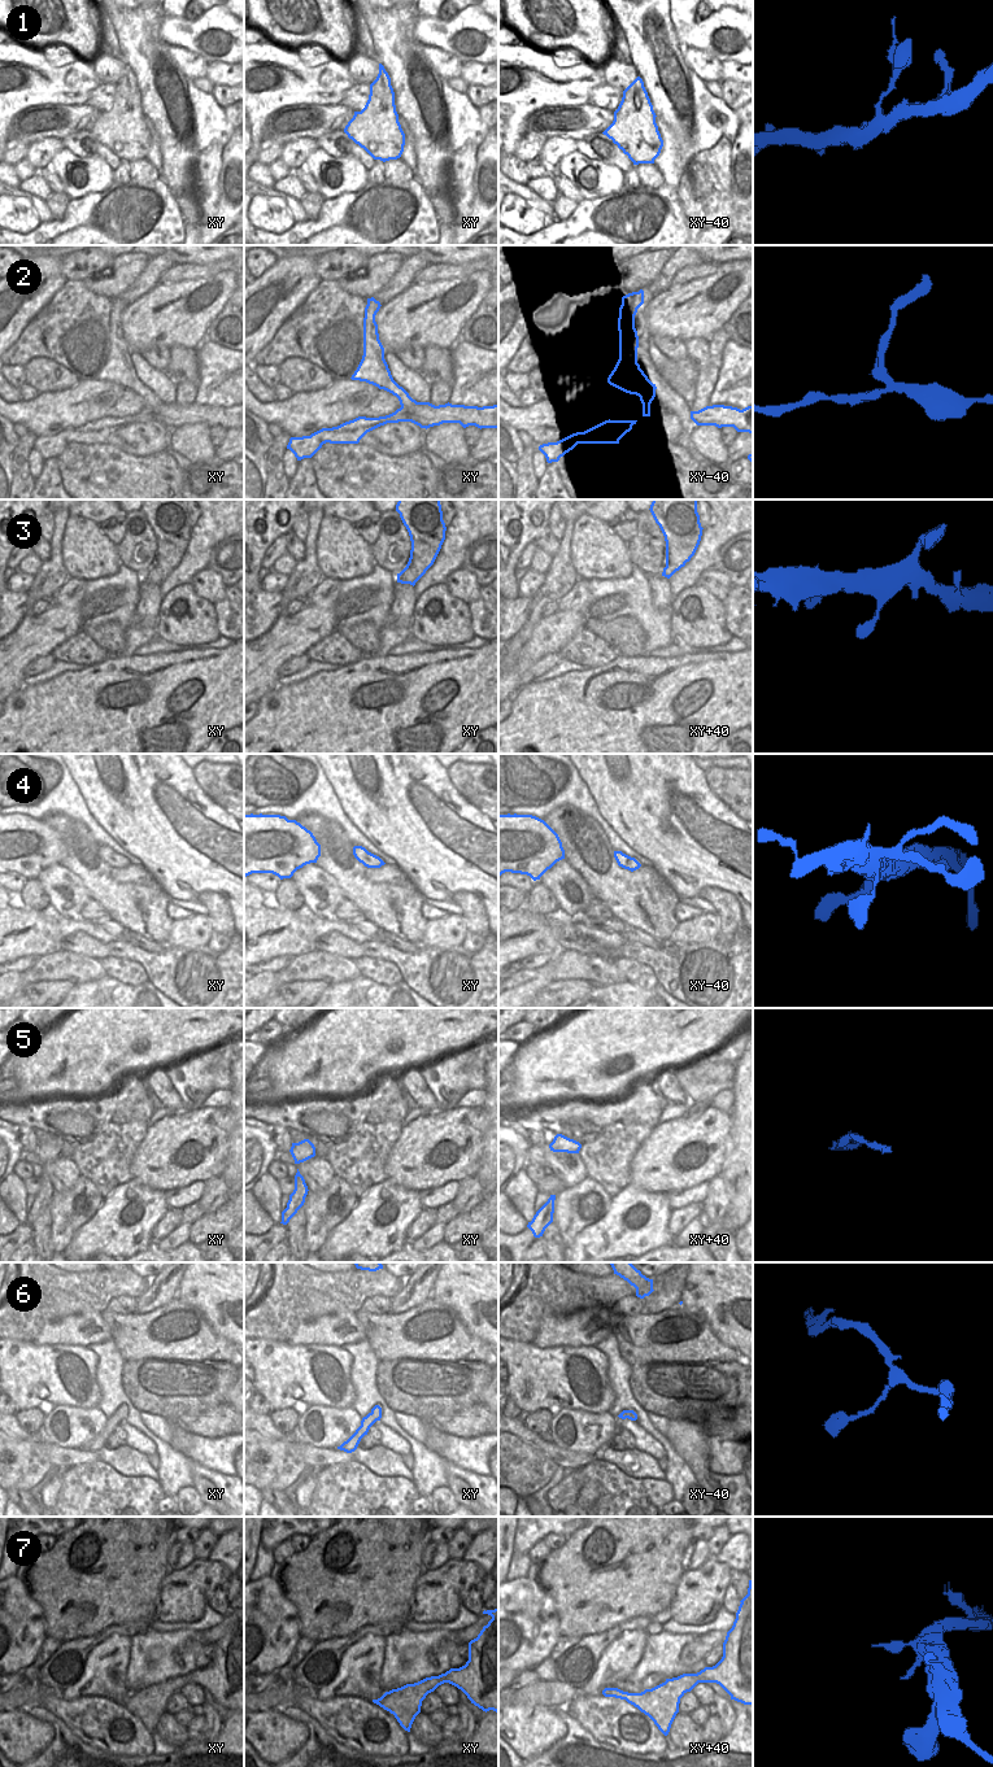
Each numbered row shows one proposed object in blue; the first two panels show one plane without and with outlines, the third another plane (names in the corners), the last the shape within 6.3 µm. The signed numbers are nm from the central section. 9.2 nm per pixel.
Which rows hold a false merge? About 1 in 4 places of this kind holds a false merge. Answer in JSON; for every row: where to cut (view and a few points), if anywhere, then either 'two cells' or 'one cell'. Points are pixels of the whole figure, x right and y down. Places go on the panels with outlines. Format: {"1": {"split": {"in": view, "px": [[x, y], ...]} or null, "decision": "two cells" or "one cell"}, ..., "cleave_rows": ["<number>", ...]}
{"1": {"split": null, "decision": "one cell"}, "2": {"split": {"in": "xy", "px": [[417, 402], [401, 408]]}, "decision": "two cells"}, "3": {"split": null, "decision": "one cell"}, "4": {"split": null, "decision": "one cell"}, "5": {"split": null, "decision": "one cell"}, "6": {"split": null, "decision": "one cell"}, "7": {"split": null, "decision": "one cell"}, "cleave_rows": ["2"]}

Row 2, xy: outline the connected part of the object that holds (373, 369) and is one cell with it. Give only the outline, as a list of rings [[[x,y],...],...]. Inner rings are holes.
[[[374,297],[367,298],[363,318],[363,355],[350,379],[366,381],[379,389],[384,389],[398,398],[401,407],[411,407],[417,401],[393,380],[384,359],[384,348],[379,340],[375,322],[375,315],[380,306],[380,302]]]

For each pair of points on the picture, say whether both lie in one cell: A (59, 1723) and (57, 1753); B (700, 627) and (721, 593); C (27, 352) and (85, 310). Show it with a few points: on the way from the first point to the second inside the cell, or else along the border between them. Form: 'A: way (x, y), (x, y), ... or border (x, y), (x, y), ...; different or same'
A: way (60, 1731), (60, 1745); same
B: border (697, 583), (705, 587), (721, 602); different
C: way (42, 348), (46, 348), (70, 324); same

